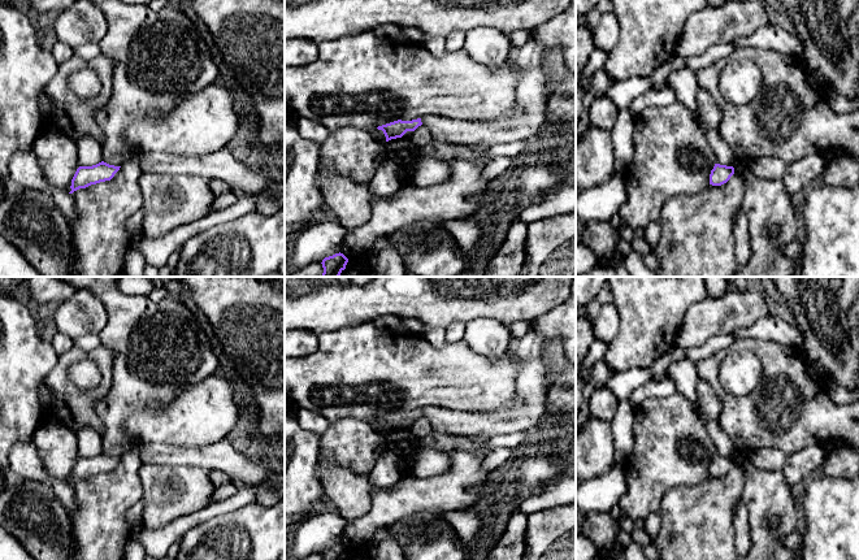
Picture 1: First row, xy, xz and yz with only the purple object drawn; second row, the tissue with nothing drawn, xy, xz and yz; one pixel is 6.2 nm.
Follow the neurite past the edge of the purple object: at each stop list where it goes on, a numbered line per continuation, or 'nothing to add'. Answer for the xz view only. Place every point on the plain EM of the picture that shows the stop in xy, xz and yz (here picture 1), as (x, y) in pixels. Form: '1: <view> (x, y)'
1: xz (526, 411)

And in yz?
nothing to add

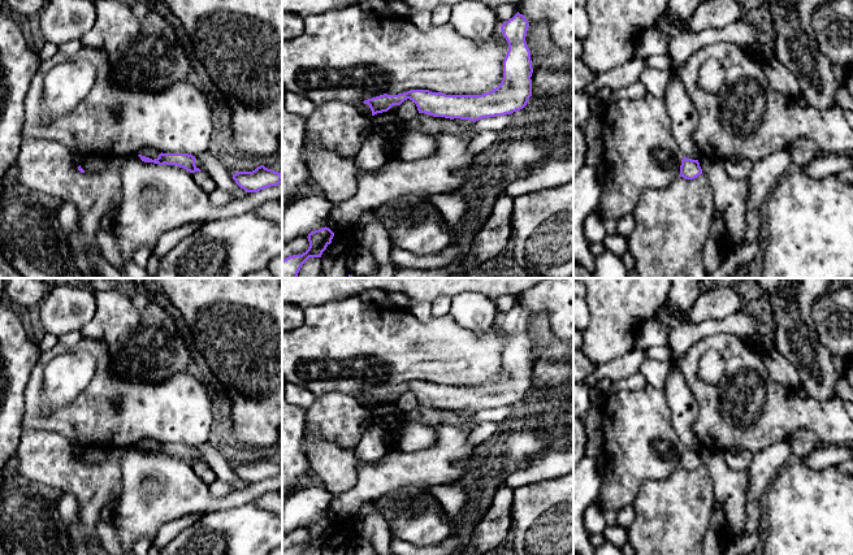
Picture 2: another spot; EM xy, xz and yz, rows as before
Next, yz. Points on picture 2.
nothing to add

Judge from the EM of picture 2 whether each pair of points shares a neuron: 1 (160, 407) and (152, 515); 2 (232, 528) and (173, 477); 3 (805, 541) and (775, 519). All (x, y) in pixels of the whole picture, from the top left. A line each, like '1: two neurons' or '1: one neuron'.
1: two neurons
2: two neurons
3: one neuron

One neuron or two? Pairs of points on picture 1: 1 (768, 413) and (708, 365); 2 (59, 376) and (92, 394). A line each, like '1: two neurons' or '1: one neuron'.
1: one neuron
2: one neuron

